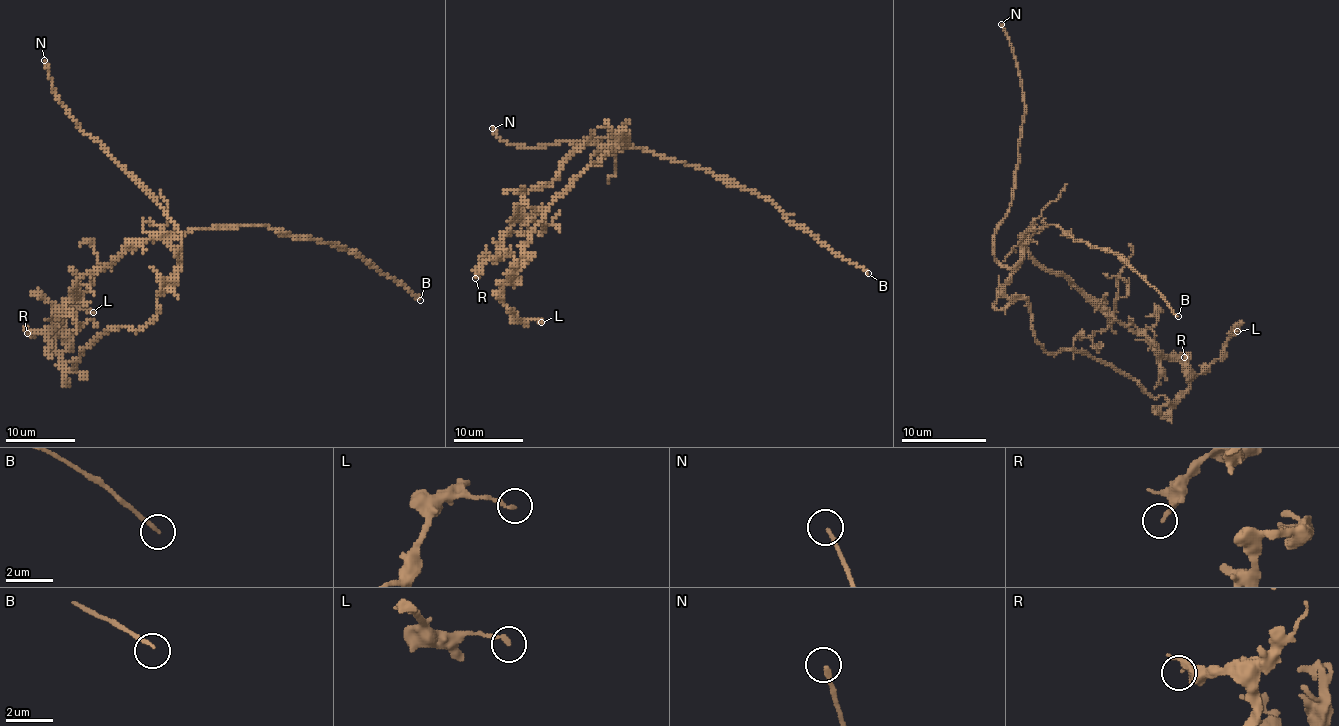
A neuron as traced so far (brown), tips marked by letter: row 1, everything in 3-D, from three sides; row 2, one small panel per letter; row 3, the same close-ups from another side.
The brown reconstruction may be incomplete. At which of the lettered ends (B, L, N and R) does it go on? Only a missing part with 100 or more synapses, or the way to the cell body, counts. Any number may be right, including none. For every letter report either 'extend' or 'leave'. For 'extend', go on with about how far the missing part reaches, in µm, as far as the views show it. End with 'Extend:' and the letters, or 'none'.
B: leave
L: leave
N: extend; missing 15 µm
R: leave
Extend: N

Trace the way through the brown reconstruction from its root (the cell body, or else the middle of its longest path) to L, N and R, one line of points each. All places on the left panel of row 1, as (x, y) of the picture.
L: (177, 268), (152, 321), (138, 331), (111, 327), (69, 369), (55, 336), (72, 310), (93, 312)
N: (177, 268), (180, 261), (175, 254), (180, 244), (179, 228), (112, 156), (79, 126), (58, 99), (44, 60)
R: (177, 268), (168, 244), (135, 240), (76, 282), (49, 329), (27, 333)

